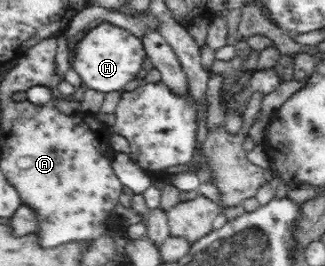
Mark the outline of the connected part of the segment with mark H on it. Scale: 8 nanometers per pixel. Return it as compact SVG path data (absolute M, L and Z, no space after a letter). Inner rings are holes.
M99 22L79 43L73 55L72 68L81 76L82 84L102 93L120 91L142 75L146 51L143 42L126 28L109 22Z

